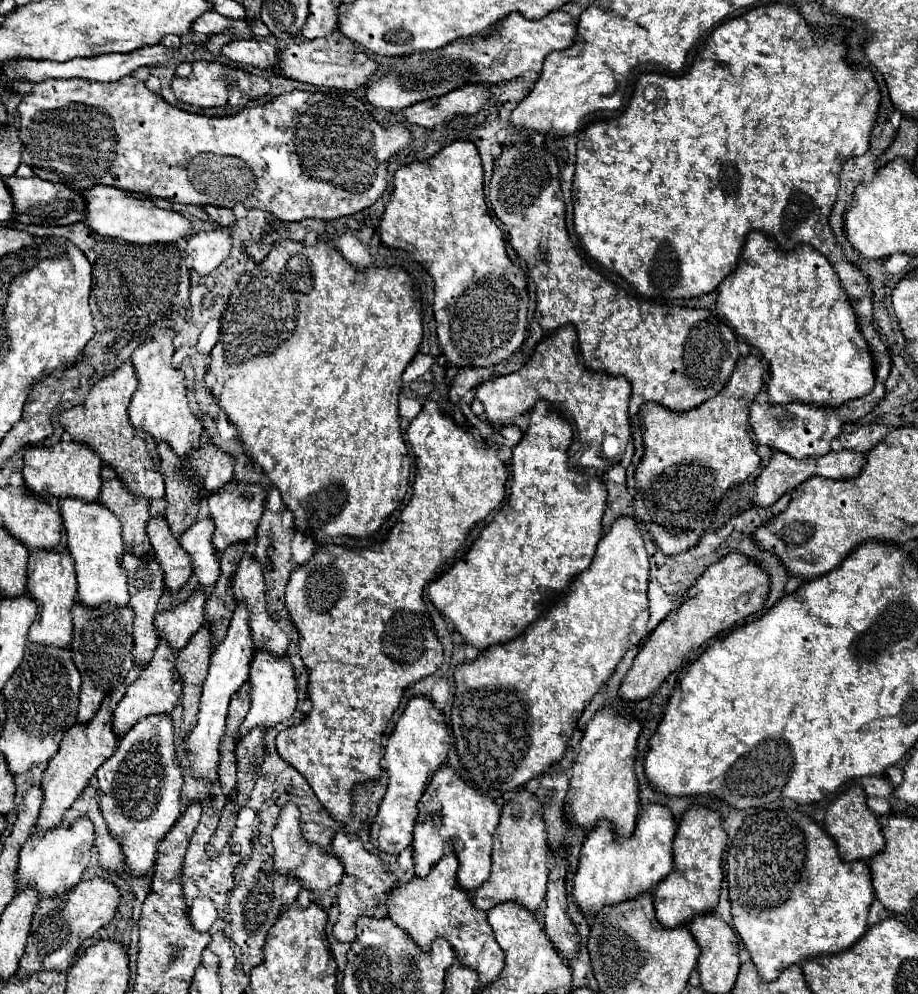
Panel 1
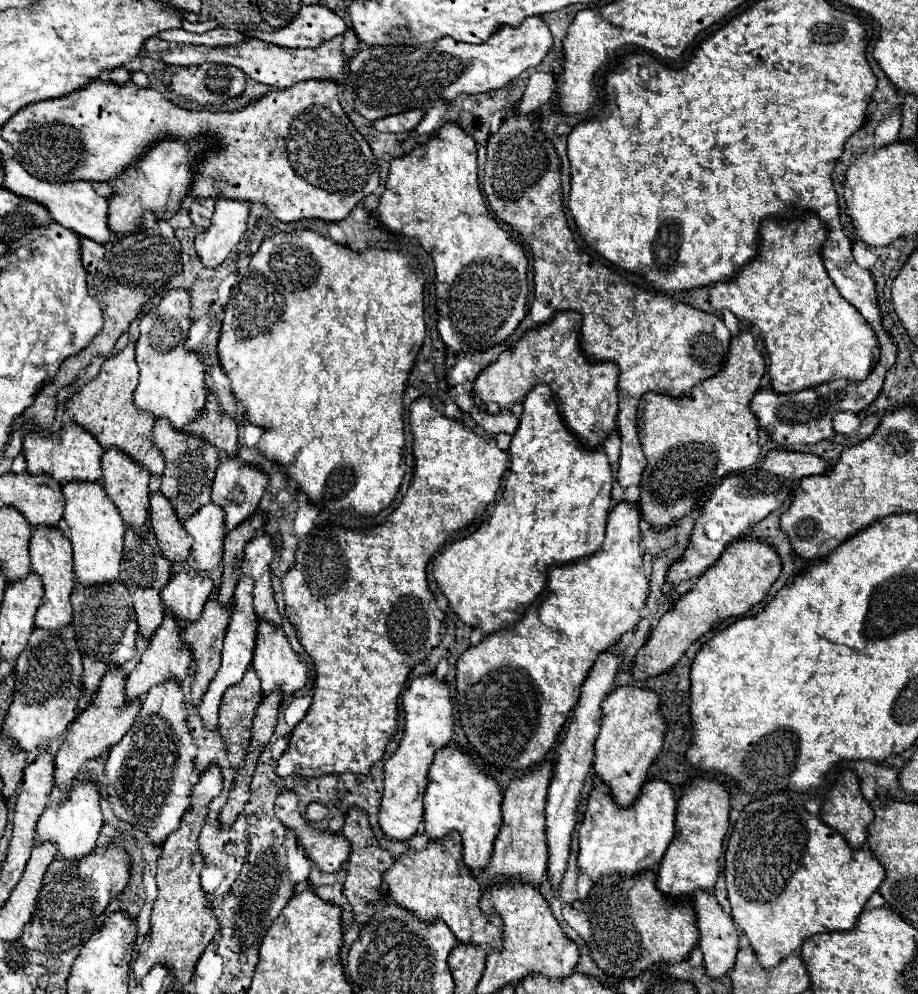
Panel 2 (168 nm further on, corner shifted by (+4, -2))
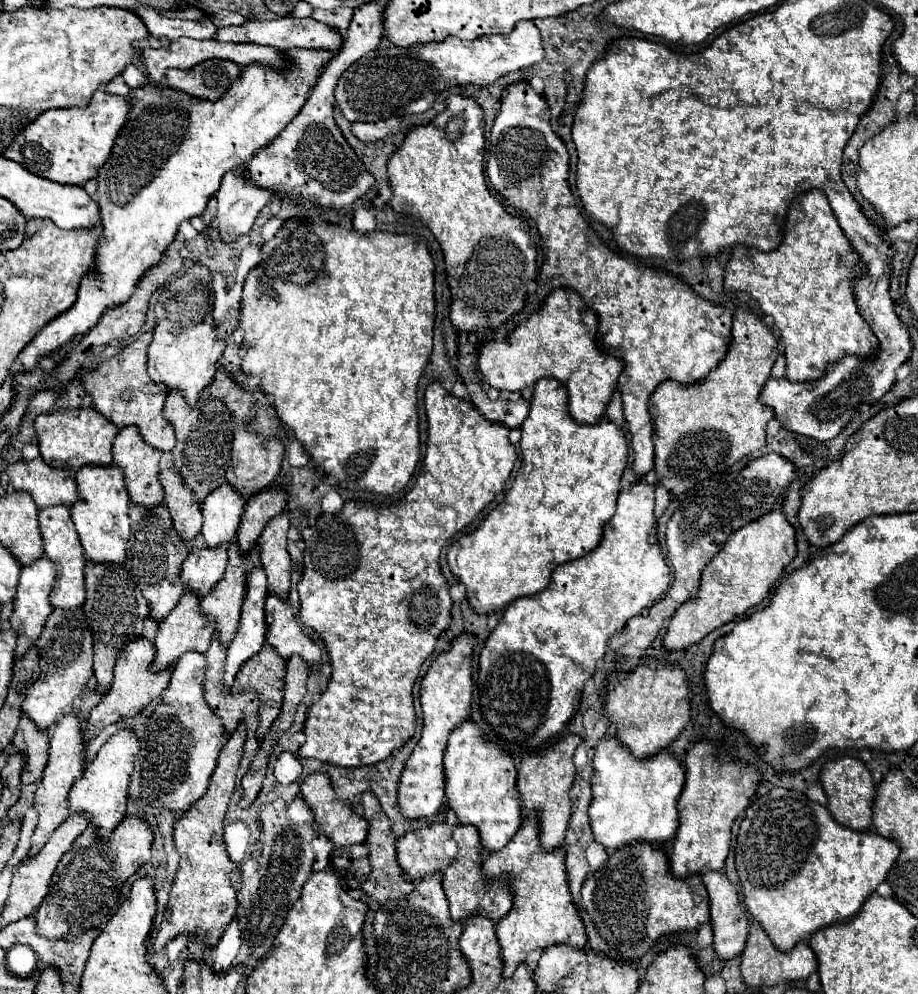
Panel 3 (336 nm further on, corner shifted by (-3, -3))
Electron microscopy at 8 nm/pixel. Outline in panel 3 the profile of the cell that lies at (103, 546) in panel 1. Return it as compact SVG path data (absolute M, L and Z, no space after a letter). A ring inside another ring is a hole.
M81 467L75 473L79 499L71 507L71 519L77 527L85 559L99 563L123 563L129 541L129 495L119 467Z

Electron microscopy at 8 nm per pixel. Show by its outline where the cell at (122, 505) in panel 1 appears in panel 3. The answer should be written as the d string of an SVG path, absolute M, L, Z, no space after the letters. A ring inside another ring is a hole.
M135 427L121 429L113 441L113 465L123 469L123 473L125 473L125 487L129 491L131 503L141 505L149 511L159 507L163 501L163 489L161 489L161 483L157 477L159 475L159 457L161 457L161 453L157 449L153 449L151 445L147 445Z

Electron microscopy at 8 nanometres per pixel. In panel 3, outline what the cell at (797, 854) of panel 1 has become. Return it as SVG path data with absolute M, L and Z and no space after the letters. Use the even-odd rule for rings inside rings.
M771 789L767 795L757 797L745 811L737 843L735 869L741 881L745 909L761 923L781 953L791 951L799 941L807 941L825 925L841 923L857 915L867 897L885 881L899 855L899 847L893 841L883 839L873 831L857 833L845 829L823 805L813 803L803 793L791 789Z

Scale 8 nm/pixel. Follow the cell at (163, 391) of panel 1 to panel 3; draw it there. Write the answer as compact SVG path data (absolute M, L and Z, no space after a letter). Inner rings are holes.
M195 265L177 281L169 283L155 303L157 327L147 353L149 377L167 387L167 391L181 391L189 405L195 405L199 393L211 385L217 363L225 351L225 343L213 331L213 289L207 267Z

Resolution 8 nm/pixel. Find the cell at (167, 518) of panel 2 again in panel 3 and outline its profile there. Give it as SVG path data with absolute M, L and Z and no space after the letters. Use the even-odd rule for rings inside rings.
M175 469L163 471L159 475L159 481L163 485L163 501L173 519L173 529L179 533L179 537L185 543L195 541L195 537L201 531L201 521L203 521L201 503L193 499L193 493L183 485Z

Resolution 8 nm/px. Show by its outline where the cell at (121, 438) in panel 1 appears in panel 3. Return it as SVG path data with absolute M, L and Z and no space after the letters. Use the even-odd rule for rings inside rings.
M151 333L139 335L131 345L127 345L121 353L111 357L109 361L101 363L93 373L83 377L83 387L87 395L93 399L93 407L97 413L107 417L117 429L133 425L141 431L147 445L169 453L175 447L175 433L173 427L163 419L163 403L167 391L151 381L147 375L147 347L151 343Z

